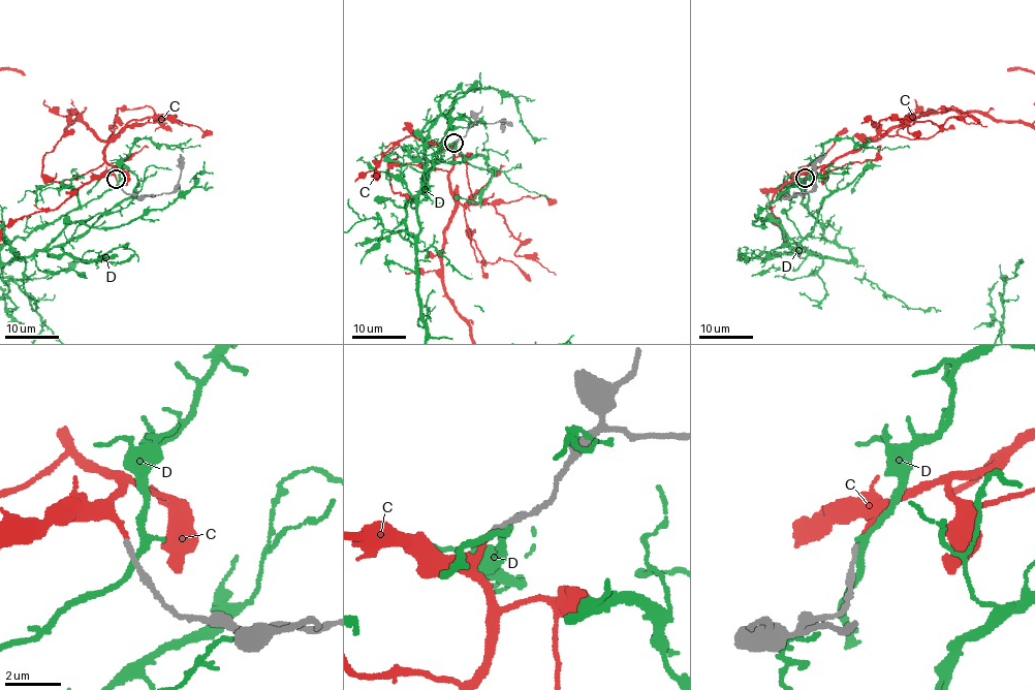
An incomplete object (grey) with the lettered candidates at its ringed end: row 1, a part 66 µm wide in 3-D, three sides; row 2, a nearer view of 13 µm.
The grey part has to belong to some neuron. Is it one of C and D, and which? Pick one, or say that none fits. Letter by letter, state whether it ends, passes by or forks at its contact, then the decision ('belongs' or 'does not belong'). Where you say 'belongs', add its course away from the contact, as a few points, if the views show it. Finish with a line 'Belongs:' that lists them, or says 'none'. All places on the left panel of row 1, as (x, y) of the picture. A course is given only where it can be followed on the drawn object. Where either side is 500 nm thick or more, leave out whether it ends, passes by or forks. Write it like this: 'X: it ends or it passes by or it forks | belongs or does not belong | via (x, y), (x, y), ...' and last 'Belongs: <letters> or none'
C: it ends | belongs
D: it forks | does not belong
Belongs: C

